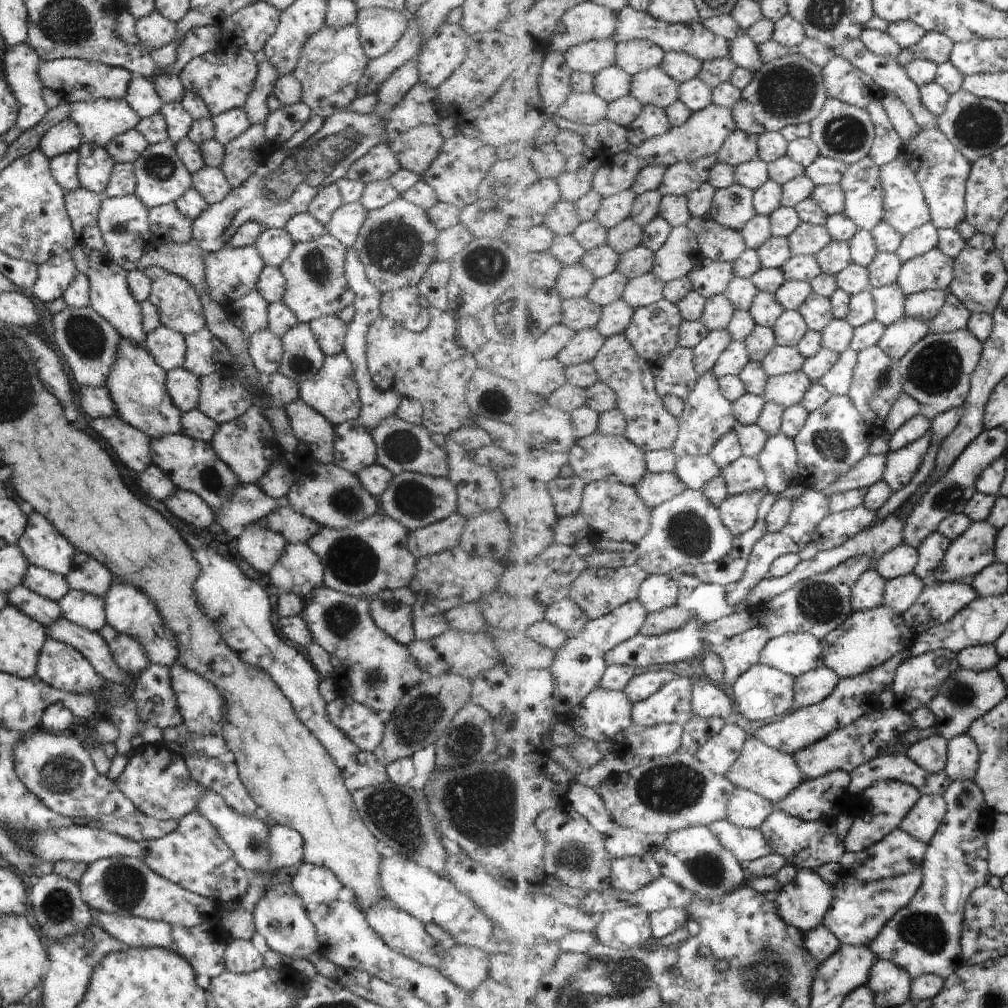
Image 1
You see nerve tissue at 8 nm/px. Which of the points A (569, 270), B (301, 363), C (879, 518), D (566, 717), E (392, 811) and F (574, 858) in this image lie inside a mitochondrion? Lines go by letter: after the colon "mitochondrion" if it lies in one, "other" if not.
A: other
B: mitochondrion
C: other
D: other
E: mitochondrion
F: mitochondrion

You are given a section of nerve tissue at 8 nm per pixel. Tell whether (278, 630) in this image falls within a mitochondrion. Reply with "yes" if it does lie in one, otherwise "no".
no

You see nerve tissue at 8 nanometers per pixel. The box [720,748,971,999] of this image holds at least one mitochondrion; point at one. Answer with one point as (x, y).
(923, 931)

